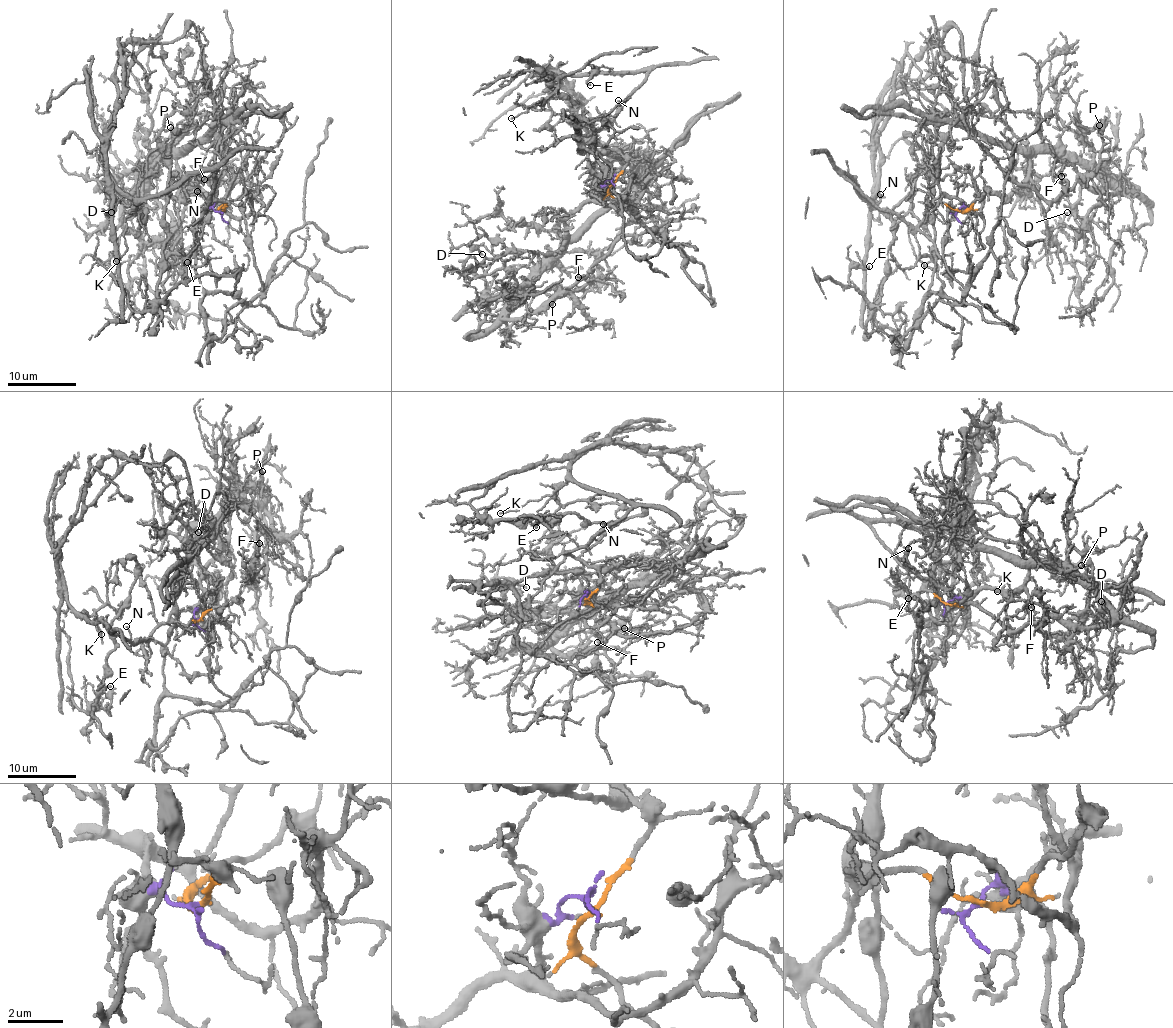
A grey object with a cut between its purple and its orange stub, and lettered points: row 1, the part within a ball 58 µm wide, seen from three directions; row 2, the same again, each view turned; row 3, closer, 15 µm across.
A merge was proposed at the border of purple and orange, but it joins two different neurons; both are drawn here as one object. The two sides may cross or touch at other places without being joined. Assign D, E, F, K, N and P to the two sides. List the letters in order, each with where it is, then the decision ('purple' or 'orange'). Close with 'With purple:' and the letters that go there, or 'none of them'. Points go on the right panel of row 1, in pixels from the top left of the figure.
D: (1067, 212) | purple
E: (869, 266) | orange
F: (1061, 176) | purple
K: (924, 265) | orange
N: (880, 194) | orange
P: (1099, 125) | purple
With purple: D, F, P

